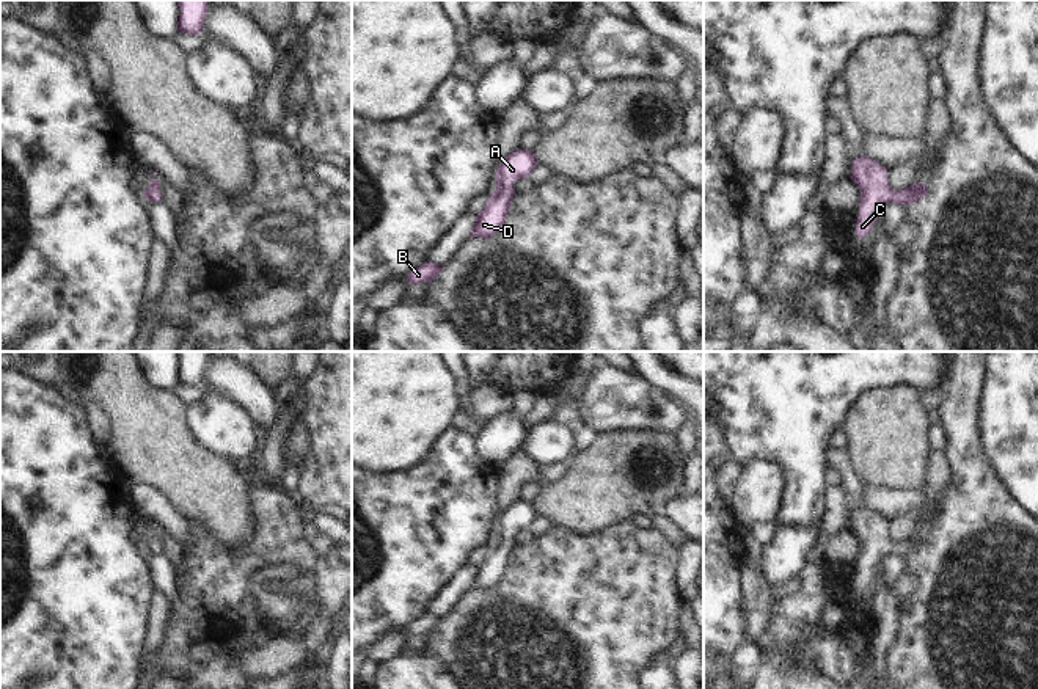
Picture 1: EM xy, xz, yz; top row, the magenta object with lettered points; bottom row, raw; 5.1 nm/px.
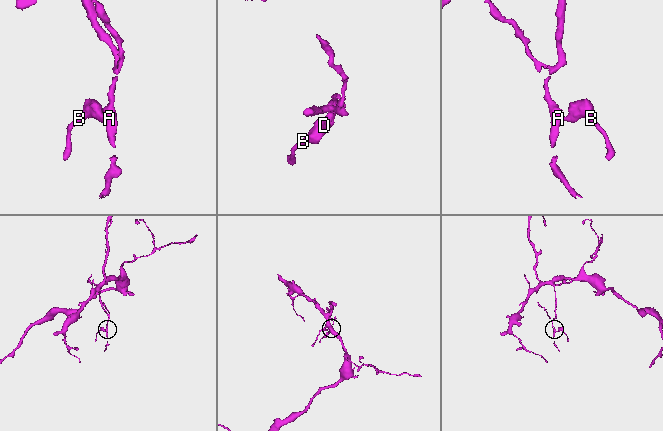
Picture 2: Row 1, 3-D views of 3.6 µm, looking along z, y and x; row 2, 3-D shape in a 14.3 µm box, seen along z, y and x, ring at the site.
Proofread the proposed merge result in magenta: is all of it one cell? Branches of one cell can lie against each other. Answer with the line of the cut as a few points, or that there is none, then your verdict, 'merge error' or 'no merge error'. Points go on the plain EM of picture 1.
no cut; no merge error

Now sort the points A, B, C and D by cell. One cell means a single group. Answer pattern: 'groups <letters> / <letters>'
groups A B C D

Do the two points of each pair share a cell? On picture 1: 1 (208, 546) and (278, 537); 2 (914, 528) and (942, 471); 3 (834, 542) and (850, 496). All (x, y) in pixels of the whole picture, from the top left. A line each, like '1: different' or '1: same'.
1: same
2: same
3: different

